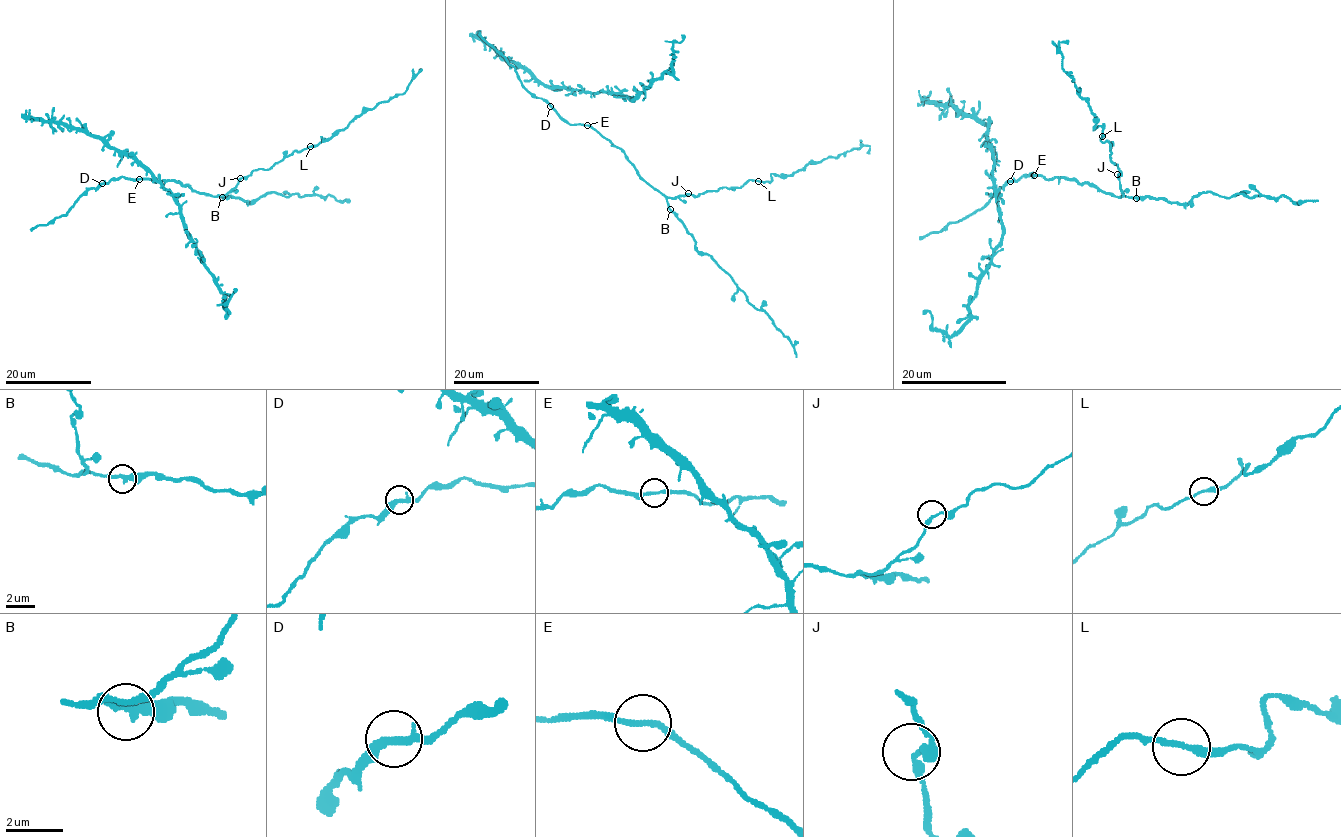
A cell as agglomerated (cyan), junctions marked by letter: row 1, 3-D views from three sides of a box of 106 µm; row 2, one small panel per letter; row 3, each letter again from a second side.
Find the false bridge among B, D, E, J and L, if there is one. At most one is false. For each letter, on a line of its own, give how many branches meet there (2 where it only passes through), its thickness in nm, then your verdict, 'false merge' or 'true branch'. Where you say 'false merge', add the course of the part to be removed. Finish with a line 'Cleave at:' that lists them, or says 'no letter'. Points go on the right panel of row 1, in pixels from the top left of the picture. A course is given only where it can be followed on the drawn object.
B: 2 | 220 nm | true branch
D: 2 | 240 nm | true branch
E: 2 | 200 nm | true branch
J: 2 | 220 nm | true branch
L: 2 | 240 nm | true branch
Cleave at: no letter

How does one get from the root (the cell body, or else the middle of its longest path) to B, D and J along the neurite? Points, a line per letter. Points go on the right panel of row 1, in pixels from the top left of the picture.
B: (1060, 178), (1094, 185), (1117, 196), (1137, 198)
D: (1060, 178), (1045, 179), (1031, 173), (1010, 181)
J: (1060, 178), (1094, 185), (1105, 193), (1122, 196), (1117, 174)

